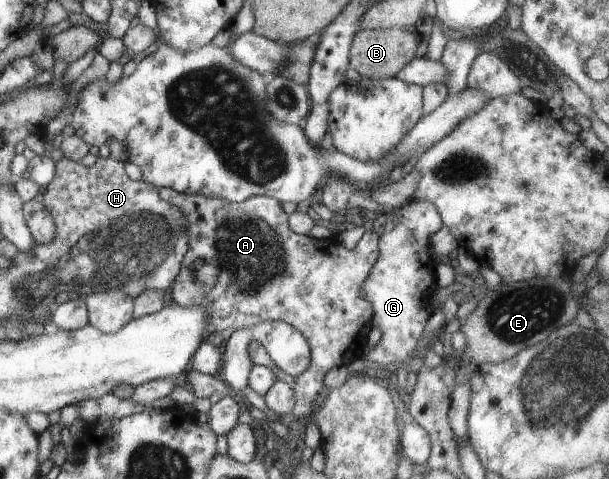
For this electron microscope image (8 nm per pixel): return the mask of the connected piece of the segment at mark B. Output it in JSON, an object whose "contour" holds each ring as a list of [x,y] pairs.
{"contour":[[[399,27],[386,29],[359,29],[352,38],[348,68],[353,68],[363,79],[378,81],[395,77],[396,74],[415,56],[419,37]]]}

